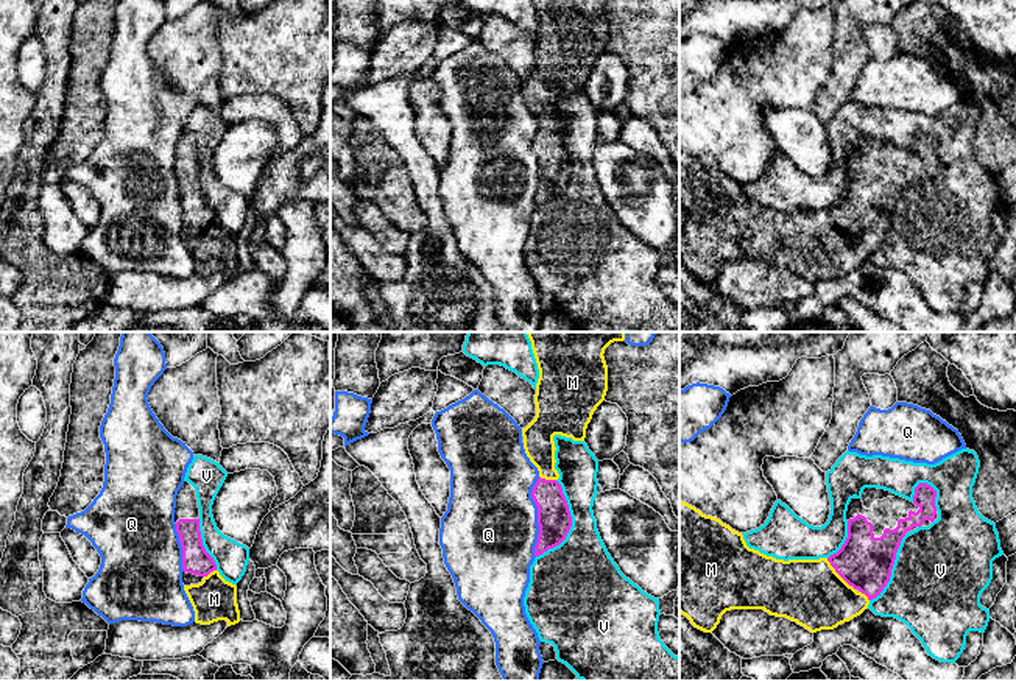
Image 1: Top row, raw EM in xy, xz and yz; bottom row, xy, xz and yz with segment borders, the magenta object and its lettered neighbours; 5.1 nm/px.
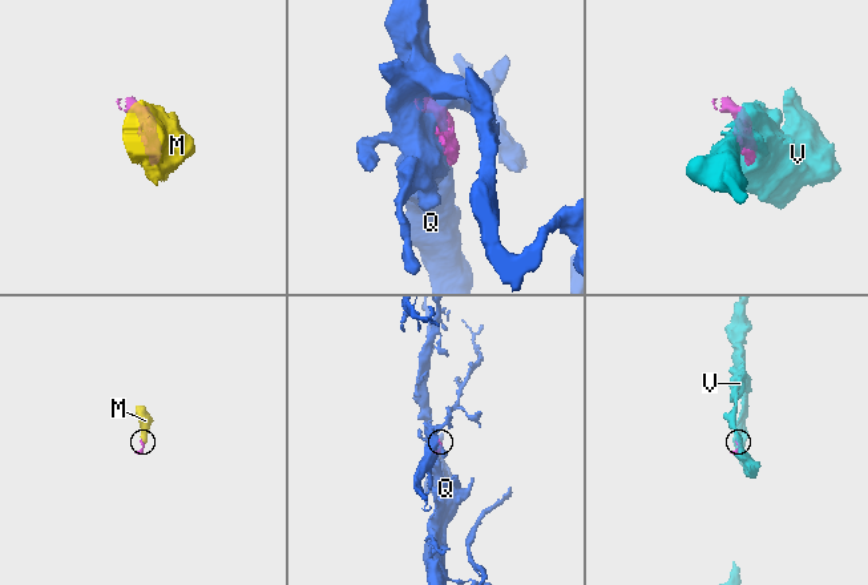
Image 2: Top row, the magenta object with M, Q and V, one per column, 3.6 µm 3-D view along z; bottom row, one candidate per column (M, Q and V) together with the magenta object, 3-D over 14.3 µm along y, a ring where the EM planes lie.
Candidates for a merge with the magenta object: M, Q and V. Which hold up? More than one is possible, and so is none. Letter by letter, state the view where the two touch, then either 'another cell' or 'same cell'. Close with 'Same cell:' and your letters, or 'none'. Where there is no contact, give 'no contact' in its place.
M: contact in yz; same cell
Q: contact in xz; another cell
V: contact in xz; another cell
Same cell: M

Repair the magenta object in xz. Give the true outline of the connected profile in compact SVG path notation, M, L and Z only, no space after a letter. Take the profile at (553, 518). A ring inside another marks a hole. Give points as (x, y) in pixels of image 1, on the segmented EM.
M527 332L527 335L539 369L534 394L536 416L522 429L525 453L539 471L539 478L531 491L539 525L534 556L539 556L559 545L572 527L567 500L556 482L559 474L555 469L553 436L561 435L573 441L584 441L587 424L608 391L605 349L614 341L623 341L625 332Z

